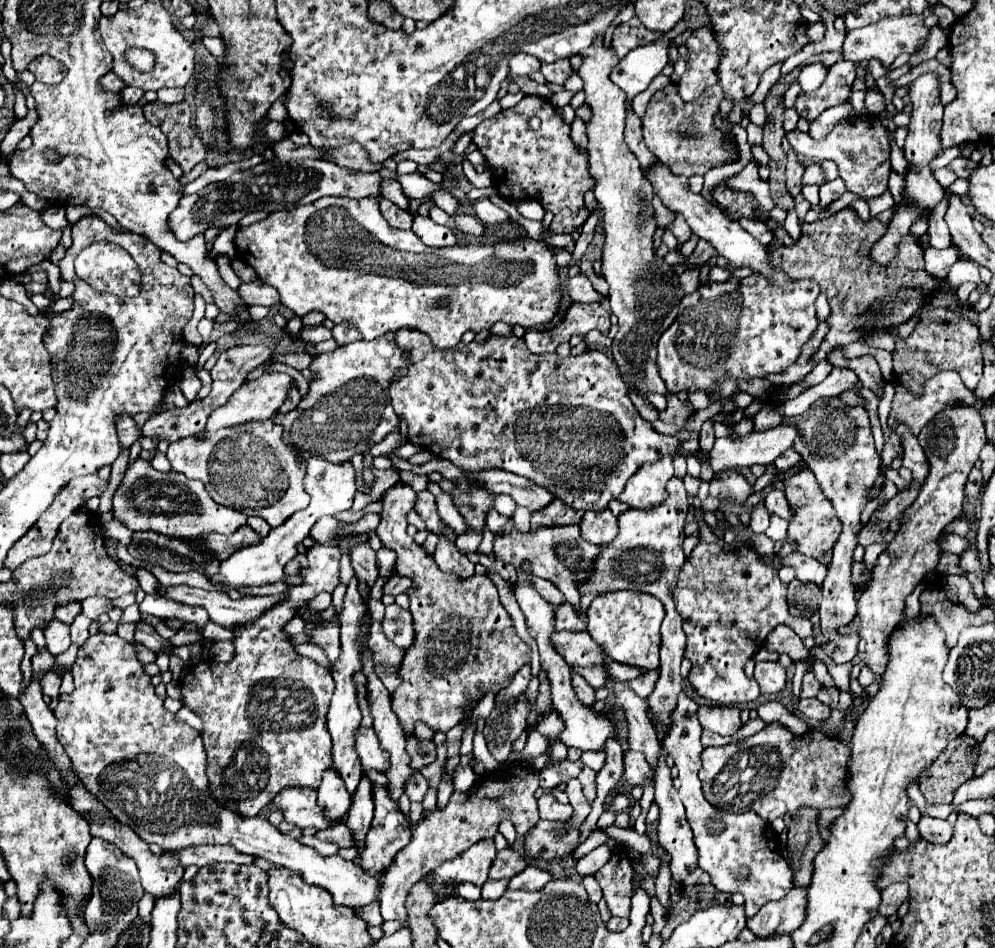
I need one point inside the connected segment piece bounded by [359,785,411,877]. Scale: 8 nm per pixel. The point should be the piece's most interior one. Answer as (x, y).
(390, 831)

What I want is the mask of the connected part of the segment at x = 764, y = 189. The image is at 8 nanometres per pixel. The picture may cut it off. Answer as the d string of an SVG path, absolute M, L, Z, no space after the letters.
M753 159L743 167L743 171L739 175L729 177L725 183L739 191L751 191L765 211L771 211L775 207L775 203L769 195L769 183L761 181L761 177L757 175L757 163Z

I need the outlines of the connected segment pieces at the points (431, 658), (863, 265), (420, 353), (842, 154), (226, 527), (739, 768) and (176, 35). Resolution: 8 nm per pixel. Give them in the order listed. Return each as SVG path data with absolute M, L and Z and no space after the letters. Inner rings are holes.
M405 483L393 485L391 489L387 489L383 497L383 513L381 513L381 523L377 527L377 535L381 543L397 553L397 563L395 563L397 575L405 575L417 583L417 589L409 593L413 627L415 627L415 645L405 653L405 659L399 669L403 683L397 687L391 703L407 735L413 733L413 727L417 721L425 721L433 731L447 733L461 721L463 709L467 707L465 703L467 701L475 703L483 695L483 691L475 687L511 679L525 663L531 661L531 649L517 637L513 629L513 621L499 601L497 587L487 575L473 575L471 579L459 579L451 573L439 571L433 557L423 547L419 547L413 541L413 537L407 535L405 515L409 509L413 509L413 505L415 505L415 491Z
M847 207L831 215L829 219L803 223L797 243L783 245L777 251L771 251L769 259L773 259L773 267L781 267L781 271L785 271L785 275L789 275L791 279L807 277L817 281L821 285L821 293L827 295L827 301L831 305L831 315L827 317L829 333L811 363L817 365L819 361L827 359L827 355L835 347L845 347L849 343L861 341L861 335L867 335L867 331L873 333L873 327L887 327L889 331L899 323L911 319L911 315L903 317L903 313L895 307L895 291L915 289L921 301L941 291L945 279L931 277L925 271L923 245L911 233L901 239L897 255L887 265L873 263L873 259L869 259L869 251L873 243L881 239L881 235L885 235L885 225L879 219L873 217L865 223L853 209Z
M399 329L395 333L395 341L397 345L407 351L407 373L393 379L391 387L389 387L389 395L391 395L391 401L393 401L393 407L395 407L395 413L405 417L407 419L407 425L409 425L409 441L413 445L421 445L421 447L427 447L435 457L441 457L441 459L447 459L451 461L453 465L457 465L459 469L463 471L487 471L487 469L505 469L505 471L511 471L515 475L523 475L527 479L531 479L533 483L545 487L545 489L551 489L553 495L561 501L565 501L567 505L571 505L573 509L577 511L595 511L595 513L601 513L611 499L619 497L621 491L625 489L625 483L627 479L647 461L655 461L659 459L661 455L673 455L673 453L679 453L679 451L695 451L699 449L699 433L689 433L689 431L683 431L683 433L677 433L677 437L665 437L657 431L651 429L649 421L645 421L637 409L633 407L629 395L627 395L627 385L623 381L623 377L619 375L619 369L617 365L613 363L611 357L607 357L605 353L597 351L597 349L589 349L589 353L583 353L583 355L569 355L569 357L559 357L557 353L549 353L549 355L533 355L527 351L525 347L525 341L523 339L517 339L515 335L507 335L507 337L497 337L497 335L491 335L485 343L459 343L455 345L453 349L437 349L433 347L431 339L427 335L423 335L421 331L415 331L415 329Z
M879 117L843 119L821 141L815 141L807 133L801 133L797 129L787 133L787 139L789 139L793 151L799 155L805 155L811 159L831 159L839 167L839 173L847 185L847 191L855 193L857 197L867 201L867 199L879 197L887 191L887 179L891 173L891 163L889 163L891 139Z
M137 459L123 475L119 489L113 495L113 511L115 519L119 519L131 531L155 531L169 537L195 537L203 533L231 535L247 525L247 515L217 505L207 495L201 481L187 479L175 471L159 473L143 459Z
M771 723L759 733L729 743L725 747L707 747L703 751L703 767L699 779L703 783L705 799L727 811L753 809L761 819L773 821L783 813L793 813L799 807L827 809L845 807L845 783L849 745L829 739L823 733L811 731L807 737L795 737L781 723Z
M147 1L139 9L119 9L115 15L103 15L99 19L99 31L103 43L113 55L113 73L117 73L125 85L141 87L143 91L159 91L163 87L185 87L193 75L193 47L191 43L175 29L171 15L161 3ZM129 47L141 47L155 55L155 67L149 73L139 73L127 63L125 51Z

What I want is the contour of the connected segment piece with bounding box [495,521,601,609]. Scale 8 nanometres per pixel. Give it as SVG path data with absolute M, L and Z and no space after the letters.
M511 521L505 529L507 535L495 537L495 555L505 563L511 563L515 571L523 571L523 563L529 563L529 573L551 581L565 595L565 601L569 601L573 607L579 609L579 599L581 599L579 585L593 575L593 567L597 555L601 555L601 547L587 543L581 537L579 525L539 527L535 533L529 531L527 535L523 535L517 531L515 523Z

